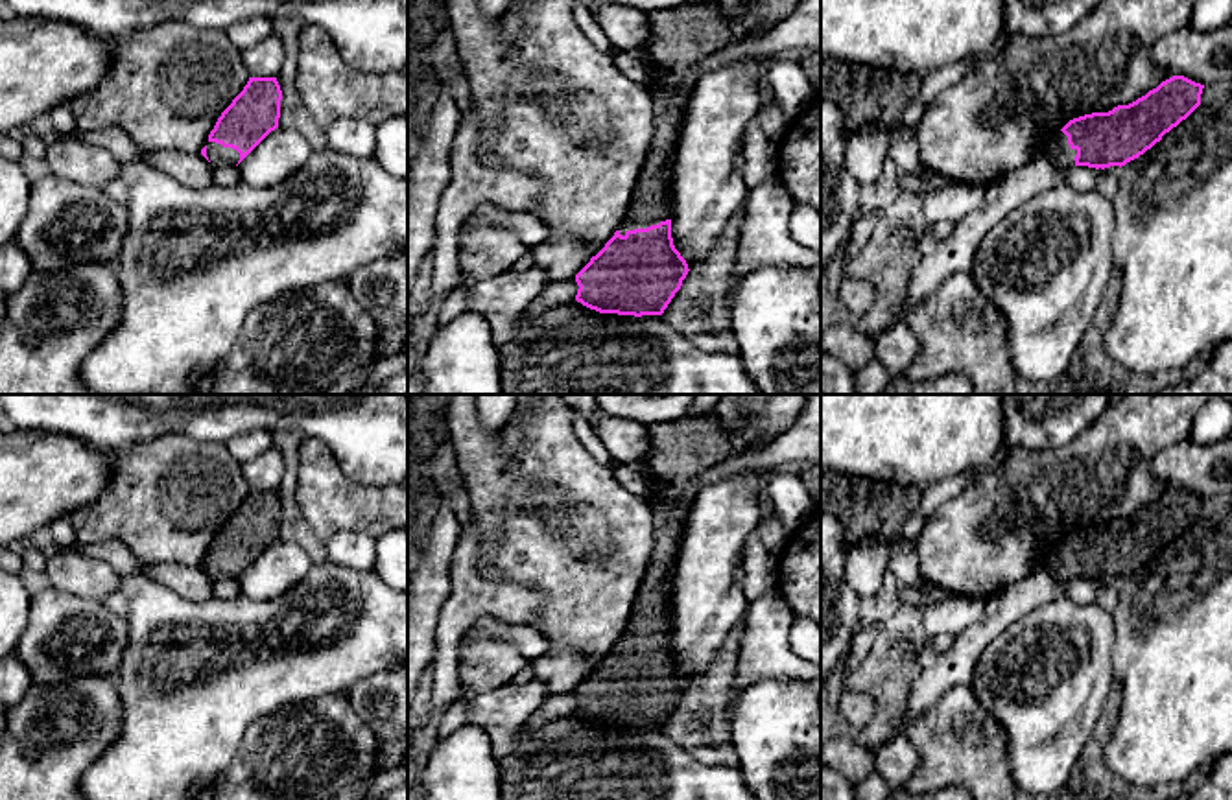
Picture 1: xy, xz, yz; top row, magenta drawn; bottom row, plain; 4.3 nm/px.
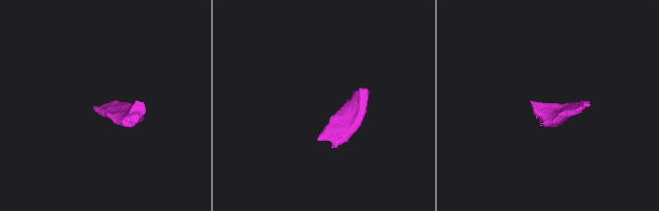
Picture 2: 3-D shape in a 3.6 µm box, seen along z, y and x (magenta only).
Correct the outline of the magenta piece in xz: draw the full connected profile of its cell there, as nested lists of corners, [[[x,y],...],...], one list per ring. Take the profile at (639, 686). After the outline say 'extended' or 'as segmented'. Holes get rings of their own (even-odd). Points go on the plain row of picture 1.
[[[716,413],[647,426],[655,547],[622,641],[575,688],[575,713],[599,726],[662,728],[688,688],[671,651],[669,581],[699,474],[734,453]]] | extended

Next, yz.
[[[1173,488],[1129,518],[1070,533],[1038,571],[1105,582],[1138,571],[1199,518],[1204,498]]] | extended

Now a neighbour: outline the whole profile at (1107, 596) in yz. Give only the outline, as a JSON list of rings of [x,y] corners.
[[[1119,579],[1105,581],[1105,582],[1099,586],[1099,590],[1097,590],[1096,603],[1097,603],[1103,610],[1112,612],[1114,606],[1118,605],[1119,588],[1121,588],[1121,581],[1119,581]]]

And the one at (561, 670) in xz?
[[[568,647],[550,649],[531,664],[535,678],[546,686],[550,697],[575,691],[592,671],[590,662]]]

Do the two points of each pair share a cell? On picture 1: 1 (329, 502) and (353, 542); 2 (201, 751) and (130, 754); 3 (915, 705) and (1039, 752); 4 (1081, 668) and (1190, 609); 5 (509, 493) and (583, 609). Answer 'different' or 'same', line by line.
1: different
2: same
3: different
4: different
5: same

